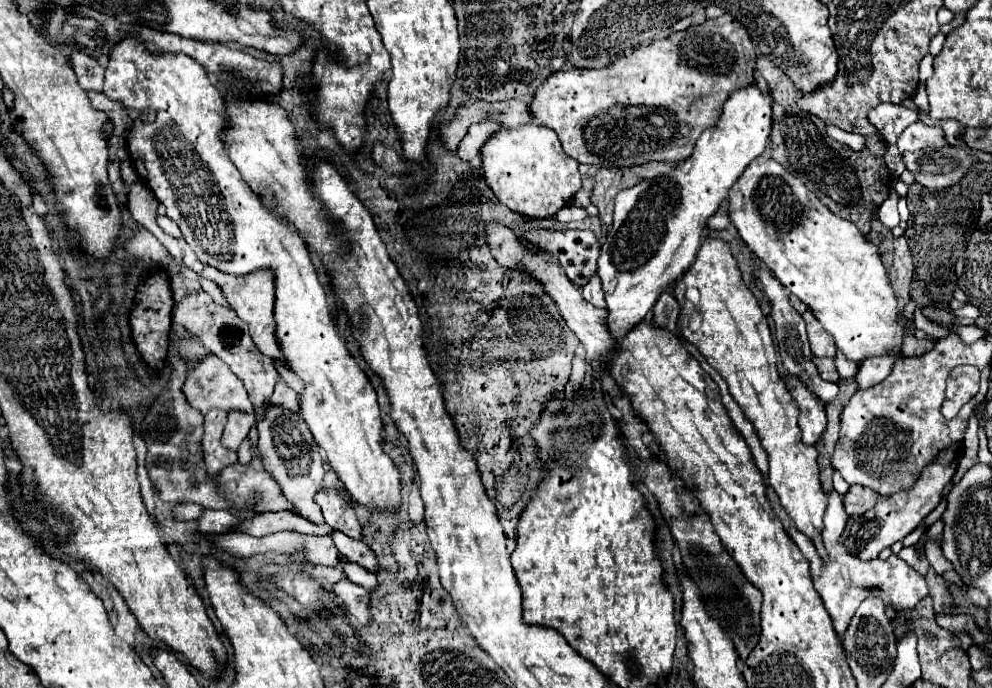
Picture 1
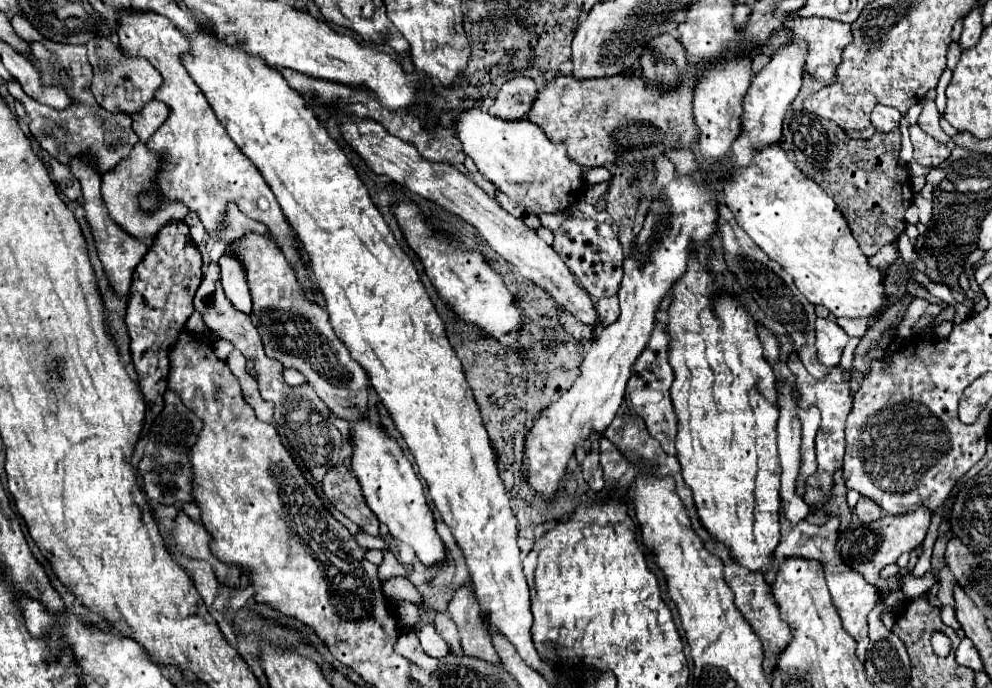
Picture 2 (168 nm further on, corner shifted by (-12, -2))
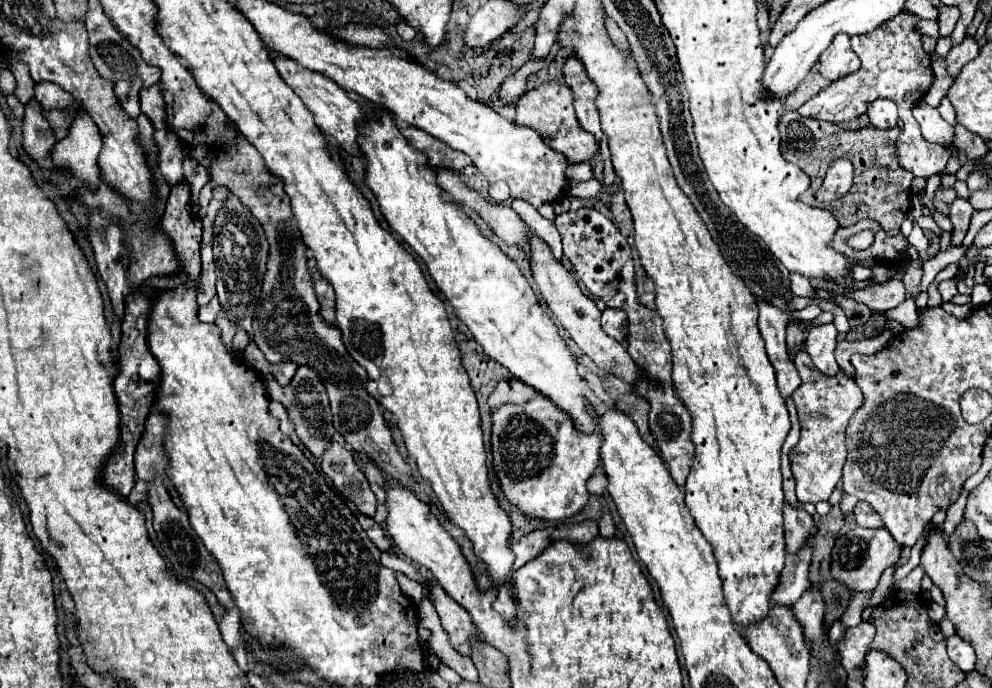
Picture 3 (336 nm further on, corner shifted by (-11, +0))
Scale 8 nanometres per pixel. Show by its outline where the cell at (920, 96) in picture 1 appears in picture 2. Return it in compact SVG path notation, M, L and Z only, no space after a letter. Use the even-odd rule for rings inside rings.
M926 99L926 101L922 103L922 113L920 113L918 125L920 125L928 135L932 135L936 141L940 141L940 143L948 143L948 141L950 141L950 137L948 137L948 135L942 131L942 127L940 127L940 111L938 111L936 103L930 101L930 99Z

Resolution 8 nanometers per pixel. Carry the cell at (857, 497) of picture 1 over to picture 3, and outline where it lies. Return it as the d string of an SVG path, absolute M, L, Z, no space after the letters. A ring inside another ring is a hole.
M859 501L853 513L855 513L857 525L861 525L861 527L871 527L871 529L881 529L883 527L881 517L865 501Z

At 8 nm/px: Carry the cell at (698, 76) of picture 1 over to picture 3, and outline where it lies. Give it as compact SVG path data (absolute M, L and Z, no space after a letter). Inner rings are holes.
M543 83L537 89L527 91L515 103L515 109L517 109L515 123L537 131L543 137L545 145L553 147L553 151L557 151L557 153L563 153L567 157L567 161L571 161L571 163L591 161L599 153L599 145L597 145L595 137L589 135L585 129L581 129L577 123L577 117L573 111L573 93L569 91L569 87L565 87L561 83Z

